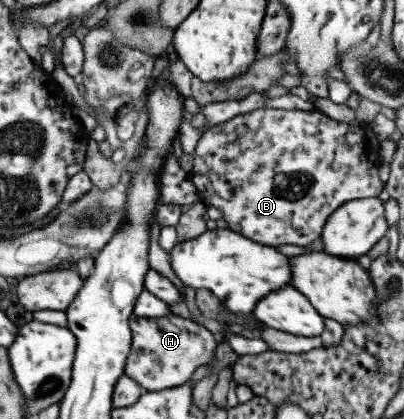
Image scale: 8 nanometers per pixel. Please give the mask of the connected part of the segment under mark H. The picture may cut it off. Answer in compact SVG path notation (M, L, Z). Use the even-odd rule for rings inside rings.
M133 314L129 320L132 349L124 374L146 391L163 391L180 387L191 380L199 366L215 359L218 338L205 326L181 316L144 318Z

